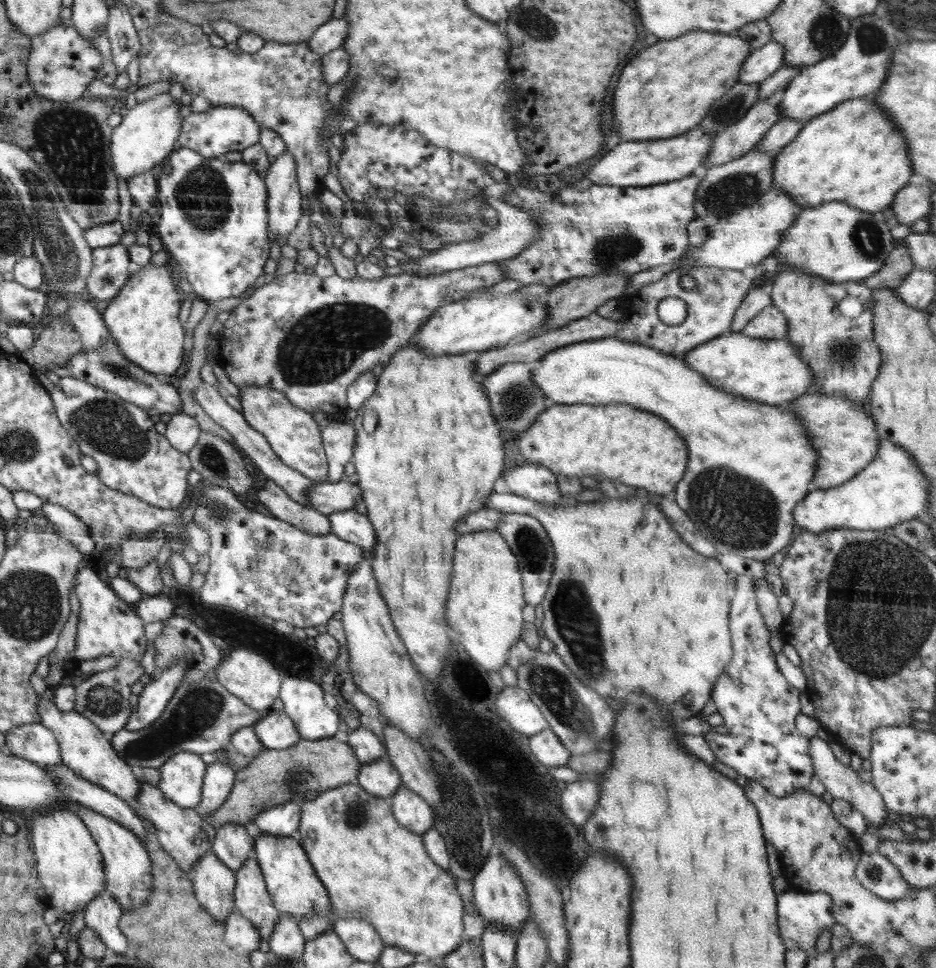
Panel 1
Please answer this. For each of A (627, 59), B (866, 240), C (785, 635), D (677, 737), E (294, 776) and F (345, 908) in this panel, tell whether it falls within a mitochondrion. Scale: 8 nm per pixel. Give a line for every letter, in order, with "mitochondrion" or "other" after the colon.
A: other
B: mitochondrion
C: other
D: other
E: mitochondrion
F: other

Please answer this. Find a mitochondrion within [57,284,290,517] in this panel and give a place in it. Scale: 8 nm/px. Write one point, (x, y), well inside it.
(105, 425)

